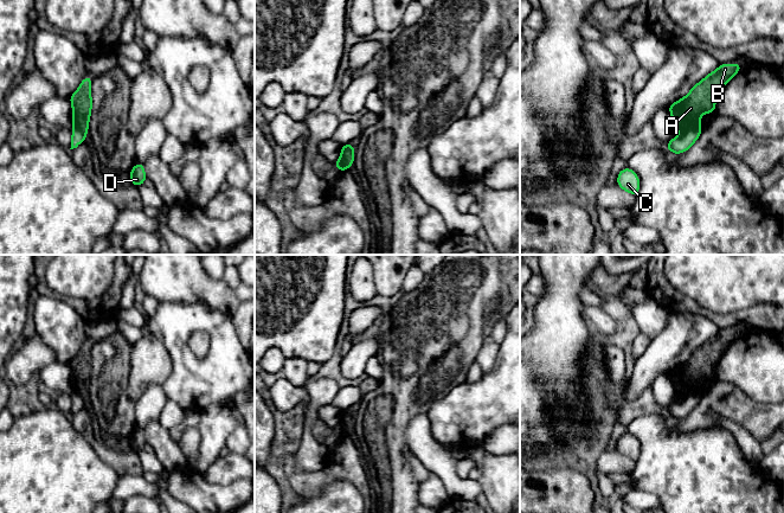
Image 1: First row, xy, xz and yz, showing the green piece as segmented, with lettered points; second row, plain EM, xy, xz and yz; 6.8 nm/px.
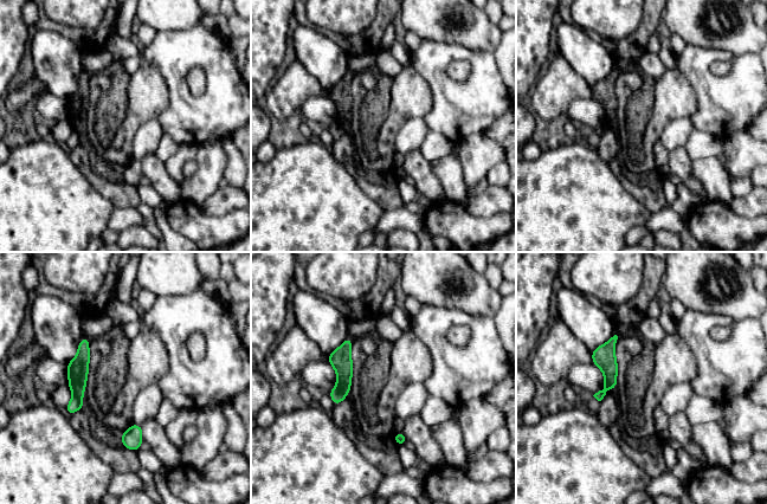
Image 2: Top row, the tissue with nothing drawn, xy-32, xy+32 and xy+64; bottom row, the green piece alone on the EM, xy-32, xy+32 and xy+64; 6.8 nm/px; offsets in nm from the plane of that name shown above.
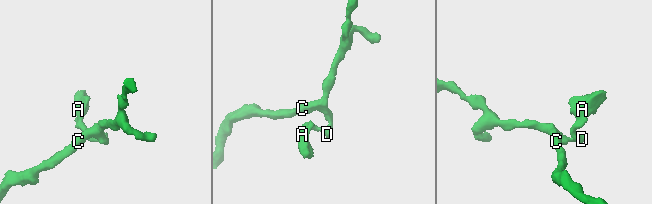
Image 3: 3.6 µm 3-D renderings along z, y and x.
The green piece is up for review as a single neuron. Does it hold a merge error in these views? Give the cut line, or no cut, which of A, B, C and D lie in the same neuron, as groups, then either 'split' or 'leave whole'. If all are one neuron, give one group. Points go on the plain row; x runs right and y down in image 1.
cut yz (698, 390), (683, 398); groups A B / C D; split

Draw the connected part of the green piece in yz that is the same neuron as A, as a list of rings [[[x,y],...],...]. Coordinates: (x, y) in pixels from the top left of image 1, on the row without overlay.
[[[724,328],[696,348],[686,363],[669,370],[668,376],[674,385],[675,395],[686,398],[700,390],[702,378],[715,379],[715,366],[720,357],[743,333],[740,328]]]

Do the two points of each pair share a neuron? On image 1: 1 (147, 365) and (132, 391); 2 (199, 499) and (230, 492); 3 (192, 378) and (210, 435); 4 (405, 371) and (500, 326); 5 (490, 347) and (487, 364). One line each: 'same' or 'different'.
1: same
2: same
3: different
4: different
5: same

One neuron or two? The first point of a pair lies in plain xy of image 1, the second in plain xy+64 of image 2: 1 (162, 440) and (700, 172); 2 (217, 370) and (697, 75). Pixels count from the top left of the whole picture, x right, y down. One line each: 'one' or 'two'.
1: two
2: one

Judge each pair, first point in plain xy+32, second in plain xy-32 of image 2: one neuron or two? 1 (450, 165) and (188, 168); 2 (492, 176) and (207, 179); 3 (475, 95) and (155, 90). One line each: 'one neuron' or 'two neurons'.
1: one neuron
2: two neurons
3: two neurons

